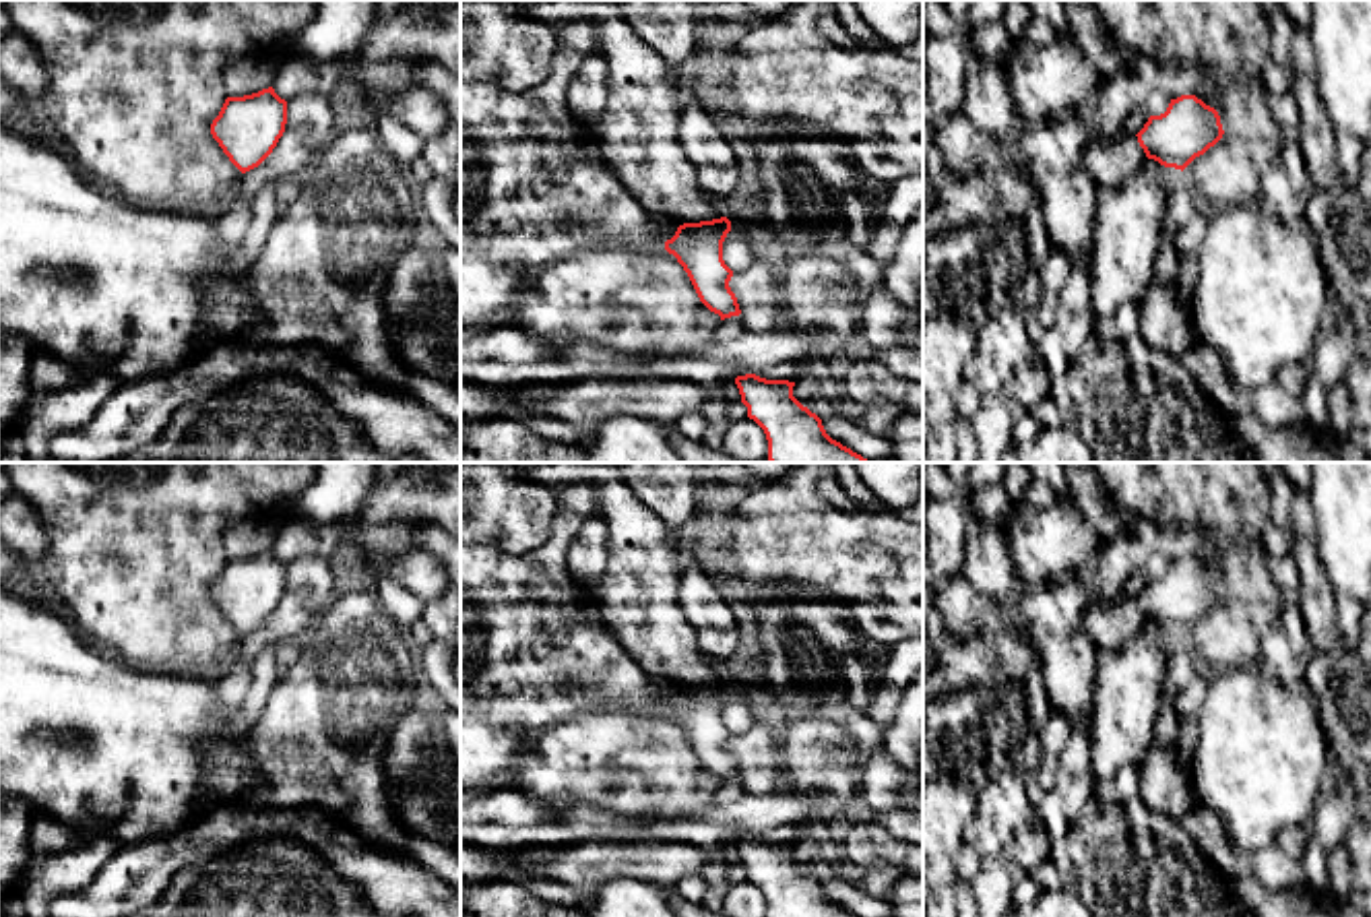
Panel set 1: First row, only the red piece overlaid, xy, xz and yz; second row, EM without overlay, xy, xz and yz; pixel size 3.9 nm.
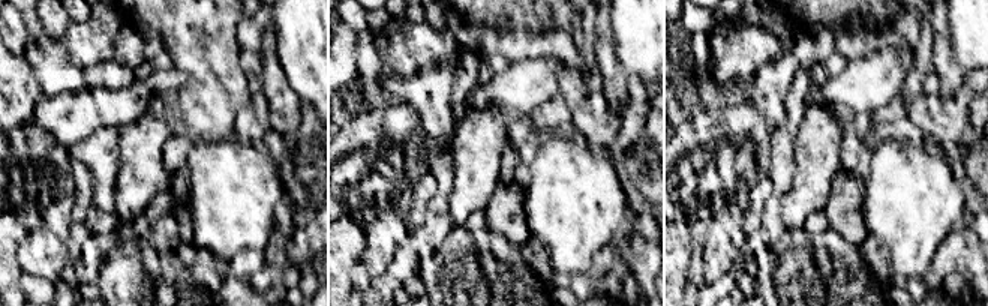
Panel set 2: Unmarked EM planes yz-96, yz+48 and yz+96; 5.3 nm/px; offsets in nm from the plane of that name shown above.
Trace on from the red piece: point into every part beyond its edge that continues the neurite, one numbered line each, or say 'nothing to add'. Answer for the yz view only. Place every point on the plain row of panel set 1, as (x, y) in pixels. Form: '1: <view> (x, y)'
1: yz (1107, 626)

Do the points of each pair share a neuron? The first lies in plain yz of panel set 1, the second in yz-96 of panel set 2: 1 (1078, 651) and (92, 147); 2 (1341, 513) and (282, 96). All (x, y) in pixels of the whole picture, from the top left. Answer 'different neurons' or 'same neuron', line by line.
1: same neuron
2: different neurons

